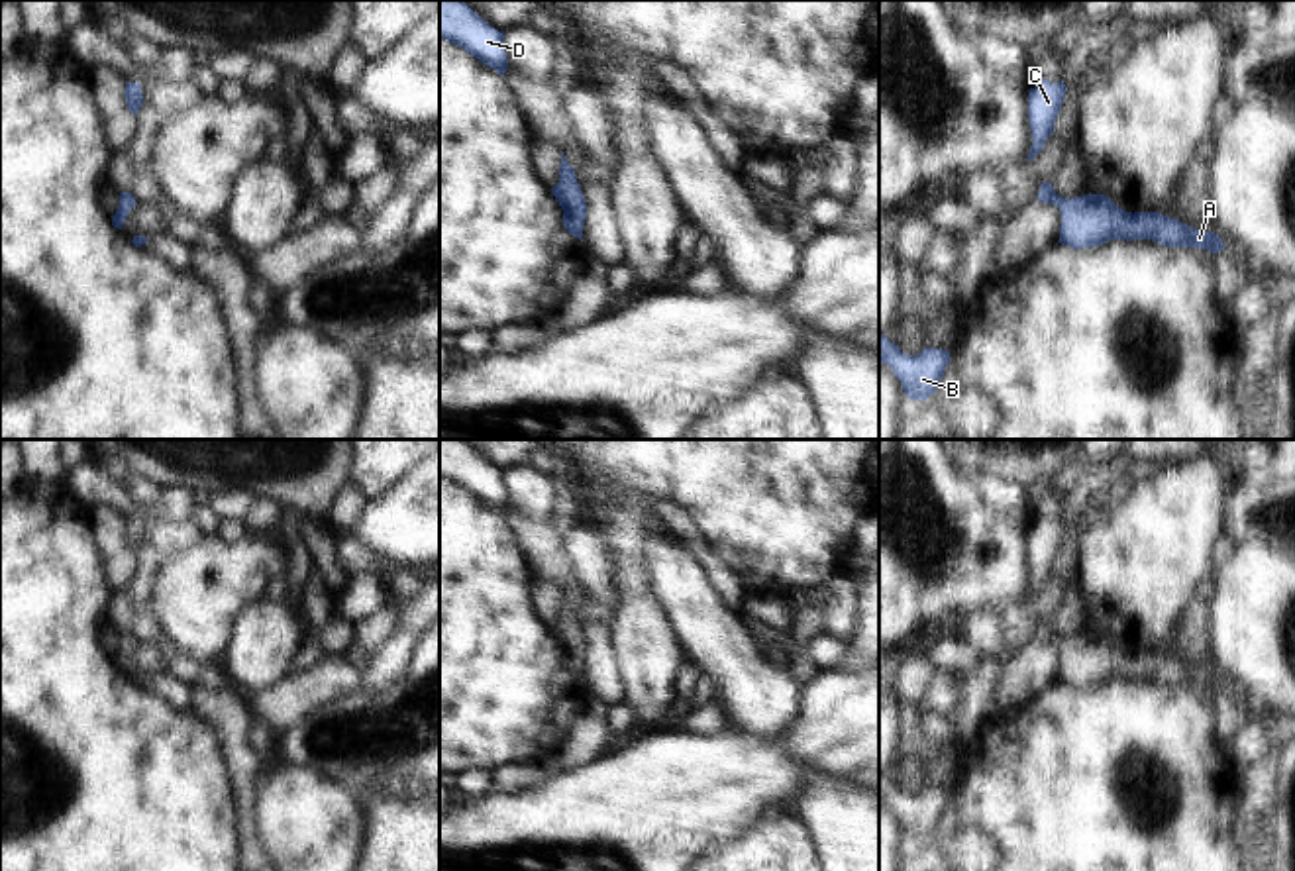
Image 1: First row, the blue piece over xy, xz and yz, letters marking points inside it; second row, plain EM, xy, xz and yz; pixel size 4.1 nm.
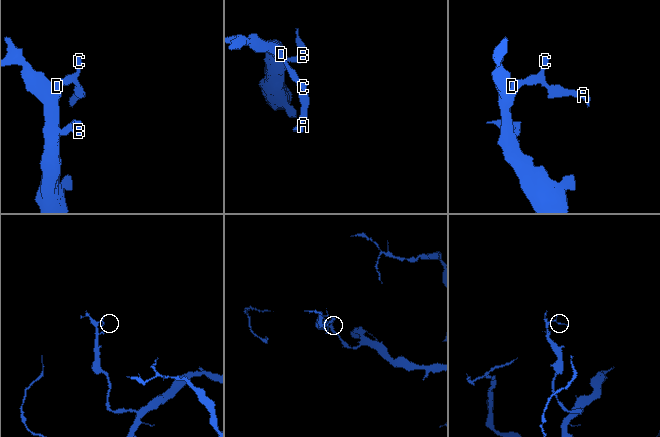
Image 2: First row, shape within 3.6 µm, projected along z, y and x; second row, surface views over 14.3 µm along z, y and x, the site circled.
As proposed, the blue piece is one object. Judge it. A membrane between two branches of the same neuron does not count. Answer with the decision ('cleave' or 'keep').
keep

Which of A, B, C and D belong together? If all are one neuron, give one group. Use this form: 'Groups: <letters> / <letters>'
Groups: A B C D

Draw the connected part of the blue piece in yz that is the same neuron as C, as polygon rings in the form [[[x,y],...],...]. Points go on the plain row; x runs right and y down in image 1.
[[[1042,518],[1028,530],[1028,563],[1032,571],[1032,585],[1026,600],[1032,600],[1054,571],[1056,557],[1062,549],[1067,526],[1063,520],[1050,522]]]

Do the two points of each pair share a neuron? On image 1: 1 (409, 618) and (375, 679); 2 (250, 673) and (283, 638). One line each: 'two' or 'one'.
1: one
2: one

